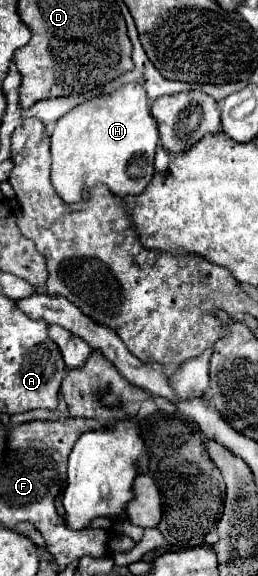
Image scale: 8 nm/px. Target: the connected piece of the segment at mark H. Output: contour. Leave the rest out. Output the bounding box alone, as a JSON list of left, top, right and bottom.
[52,84,158,202]

